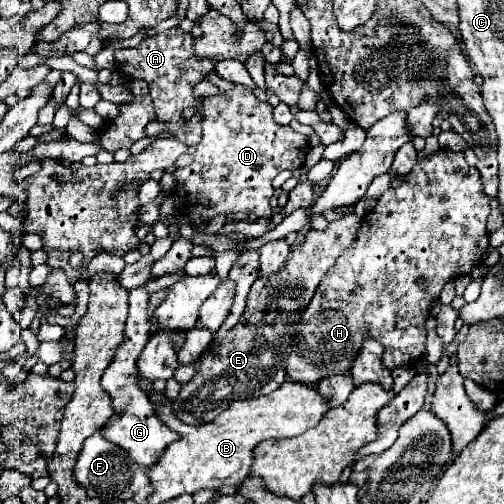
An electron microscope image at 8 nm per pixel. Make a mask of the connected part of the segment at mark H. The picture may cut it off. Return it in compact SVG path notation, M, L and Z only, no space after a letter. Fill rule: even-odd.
M442 149L416 163L400 187L390 187L382 193L374 211L362 219L352 247L340 255L340 259L328 269L328 275L320 281L310 305L296 323L296 333L290 345L292 351L286 361L286 375L292 381L316 385L324 375L350 371L366 337L384 345L384 363L388 363L388 367L392 367L392 363L416 363L424 355L430 301L440 295L446 281L466 275L478 267L488 247L488 215L490 205L488 197L484 197L482 177L476 167L466 163L464 153ZM420 277L430 281L430 289L426 293L416 283Z

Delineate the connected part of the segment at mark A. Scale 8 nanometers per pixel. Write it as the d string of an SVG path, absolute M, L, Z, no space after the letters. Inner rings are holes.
M168 29L164 33L158 33L154 37L144 39L138 47L134 49L118 49L114 53L116 63L120 71L126 77L134 79L144 79L150 87L150 97L154 99L156 107L156 117L161 122L172 123L168 126L168 131L172 131L173 137L190 145L196 145L202 137L200 122L194 118L185 120L182 118L182 109L196 107L200 111L200 99L192 95L192 87L204 79L206 73L214 69L214 63L210 59L196 59L192 51L192 35L182 31L182 29Z

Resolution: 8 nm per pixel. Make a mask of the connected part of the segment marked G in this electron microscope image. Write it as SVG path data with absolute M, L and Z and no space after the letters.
M136 287L130 291L130 313L128 313L128 321L126 321L126 329L124 329L124 339L120 343L120 347L116 349L116 357L114 361L108 365L108 369L102 375L102 387L104 391L110 395L112 399L112 407L116 417L112 417L108 421L108 425L104 425L100 429L100 435L104 435L106 441L124 447L124 451L128 451L128 455L140 463L140 465L152 465L156 463L156 459L162 455L162 451L178 437L178 433L174 433L172 429L168 429L164 423L160 423L160 419L156 419L156 411L148 399L146 393L142 393L136 385L136 359L140 357L140 351L144 349L144 345L150 339L150 321L148 321L148 293L144 291L144 287Z

